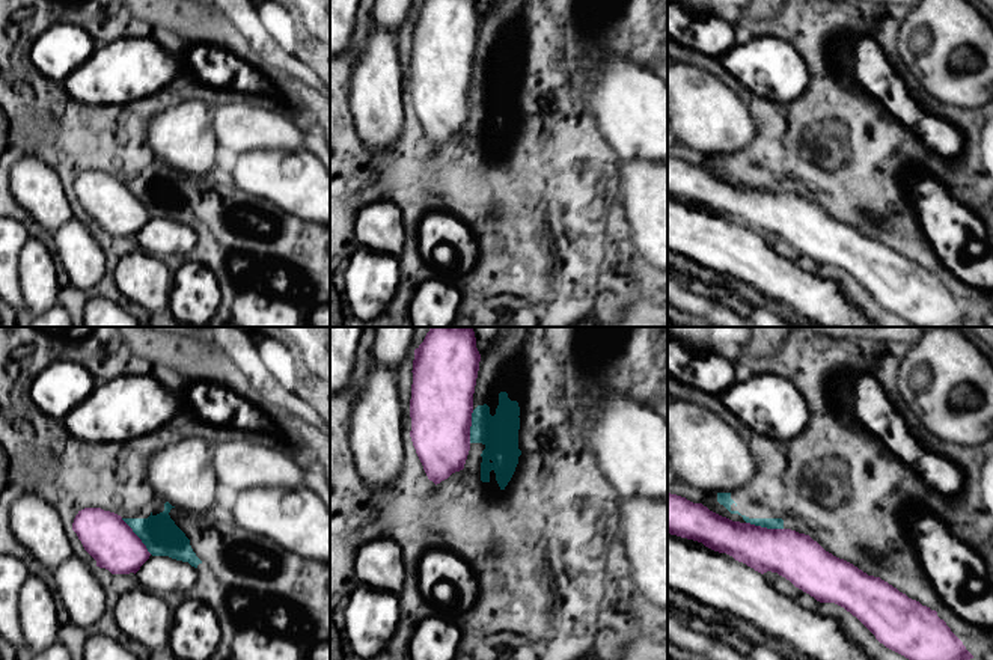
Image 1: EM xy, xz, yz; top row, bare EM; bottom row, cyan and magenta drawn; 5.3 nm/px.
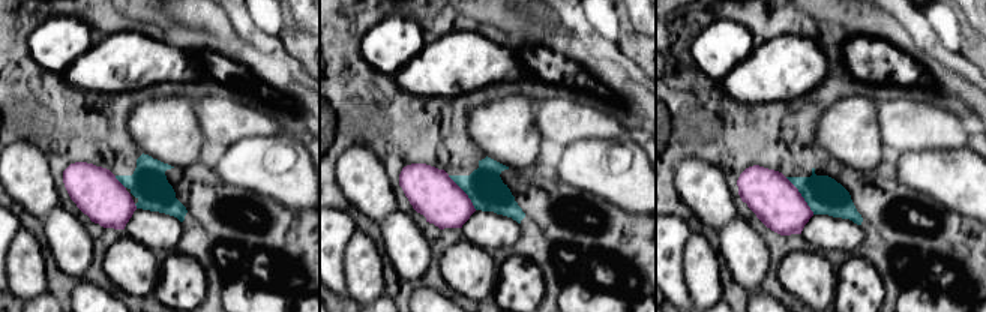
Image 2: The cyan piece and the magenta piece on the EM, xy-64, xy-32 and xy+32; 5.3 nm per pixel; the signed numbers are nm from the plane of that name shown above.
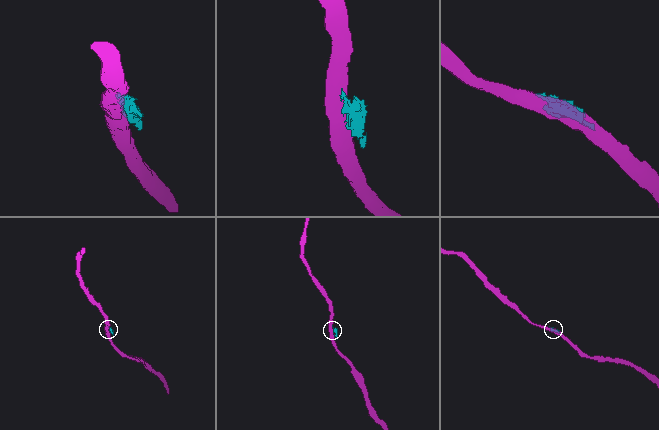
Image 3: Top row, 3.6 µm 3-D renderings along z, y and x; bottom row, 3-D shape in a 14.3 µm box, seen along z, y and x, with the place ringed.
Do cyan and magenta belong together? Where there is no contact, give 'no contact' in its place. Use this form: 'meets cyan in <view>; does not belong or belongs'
meets cyan in yz; does not belong

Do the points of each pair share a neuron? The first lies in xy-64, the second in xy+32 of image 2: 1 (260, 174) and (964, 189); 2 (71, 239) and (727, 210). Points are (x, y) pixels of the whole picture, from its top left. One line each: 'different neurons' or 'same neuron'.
1: same neuron
2: different neurons

